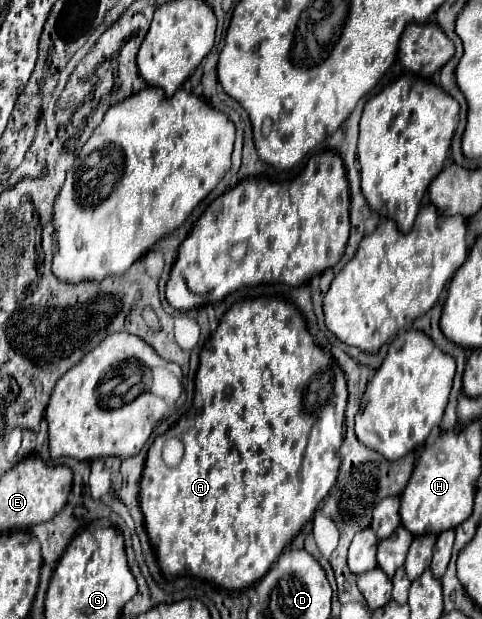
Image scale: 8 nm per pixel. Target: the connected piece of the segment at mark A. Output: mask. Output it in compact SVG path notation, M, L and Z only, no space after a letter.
M258 297L246 299L232 305L226 315L220 319L218 329L212 333L212 337L206 341L206 345L200 351L200 367L196 371L196 391L194 391L194 415L182 419L170 433L180 437L184 441L184 457L176 467L168 467L162 461L162 453L148 453L148 461L144 467L144 477L140 479L140 507L144 513L144 525L148 531L148 537L152 541L152 547L156 549L156 557L160 561L160 567L166 575L196 575L208 581L218 583L226 589L240 589L250 587L264 573L270 569L270 565L276 561L276 557L282 553L282 549L292 541L294 535L302 529L304 523L308 523L320 505L320 501L328 495L332 489L338 469L340 469L340 445L344 439L344 411L348 401L348 389L346 389L346 377L336 359L328 353L324 353L314 337L308 333L304 317L296 309L296 305L288 303L286 299L274 299Z

